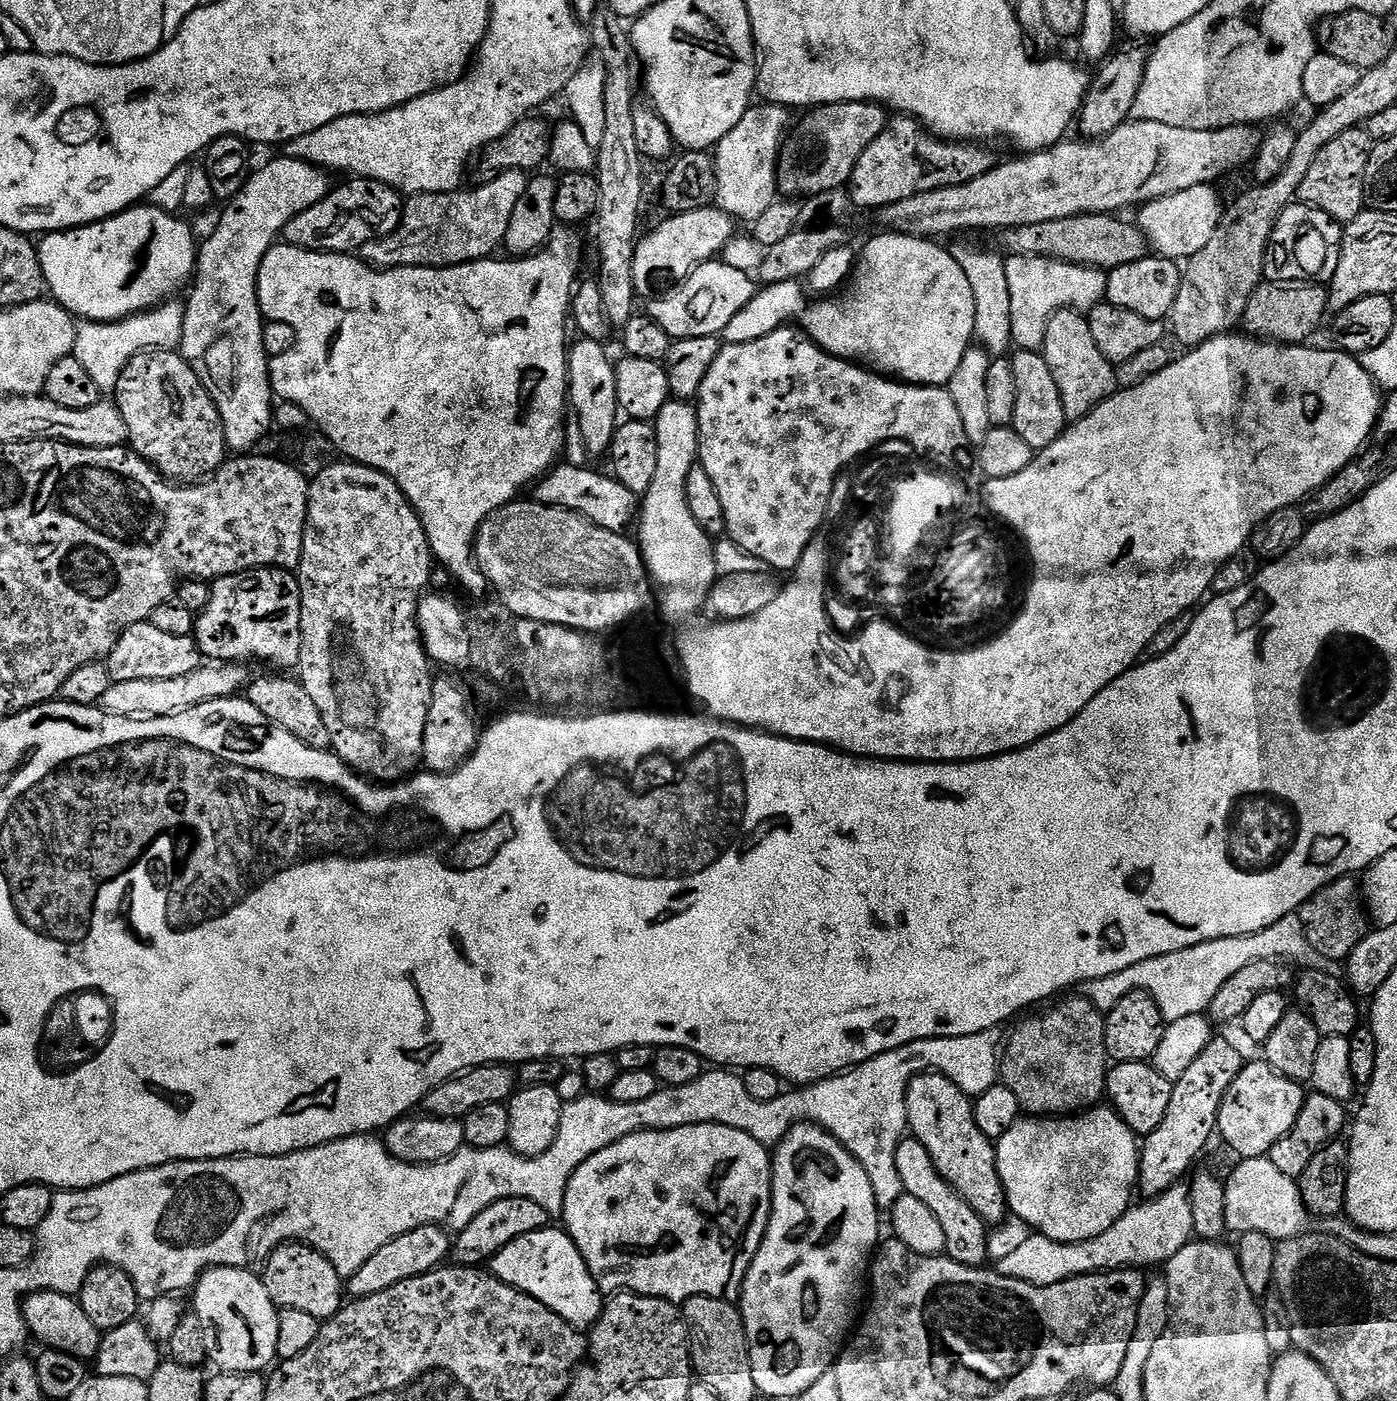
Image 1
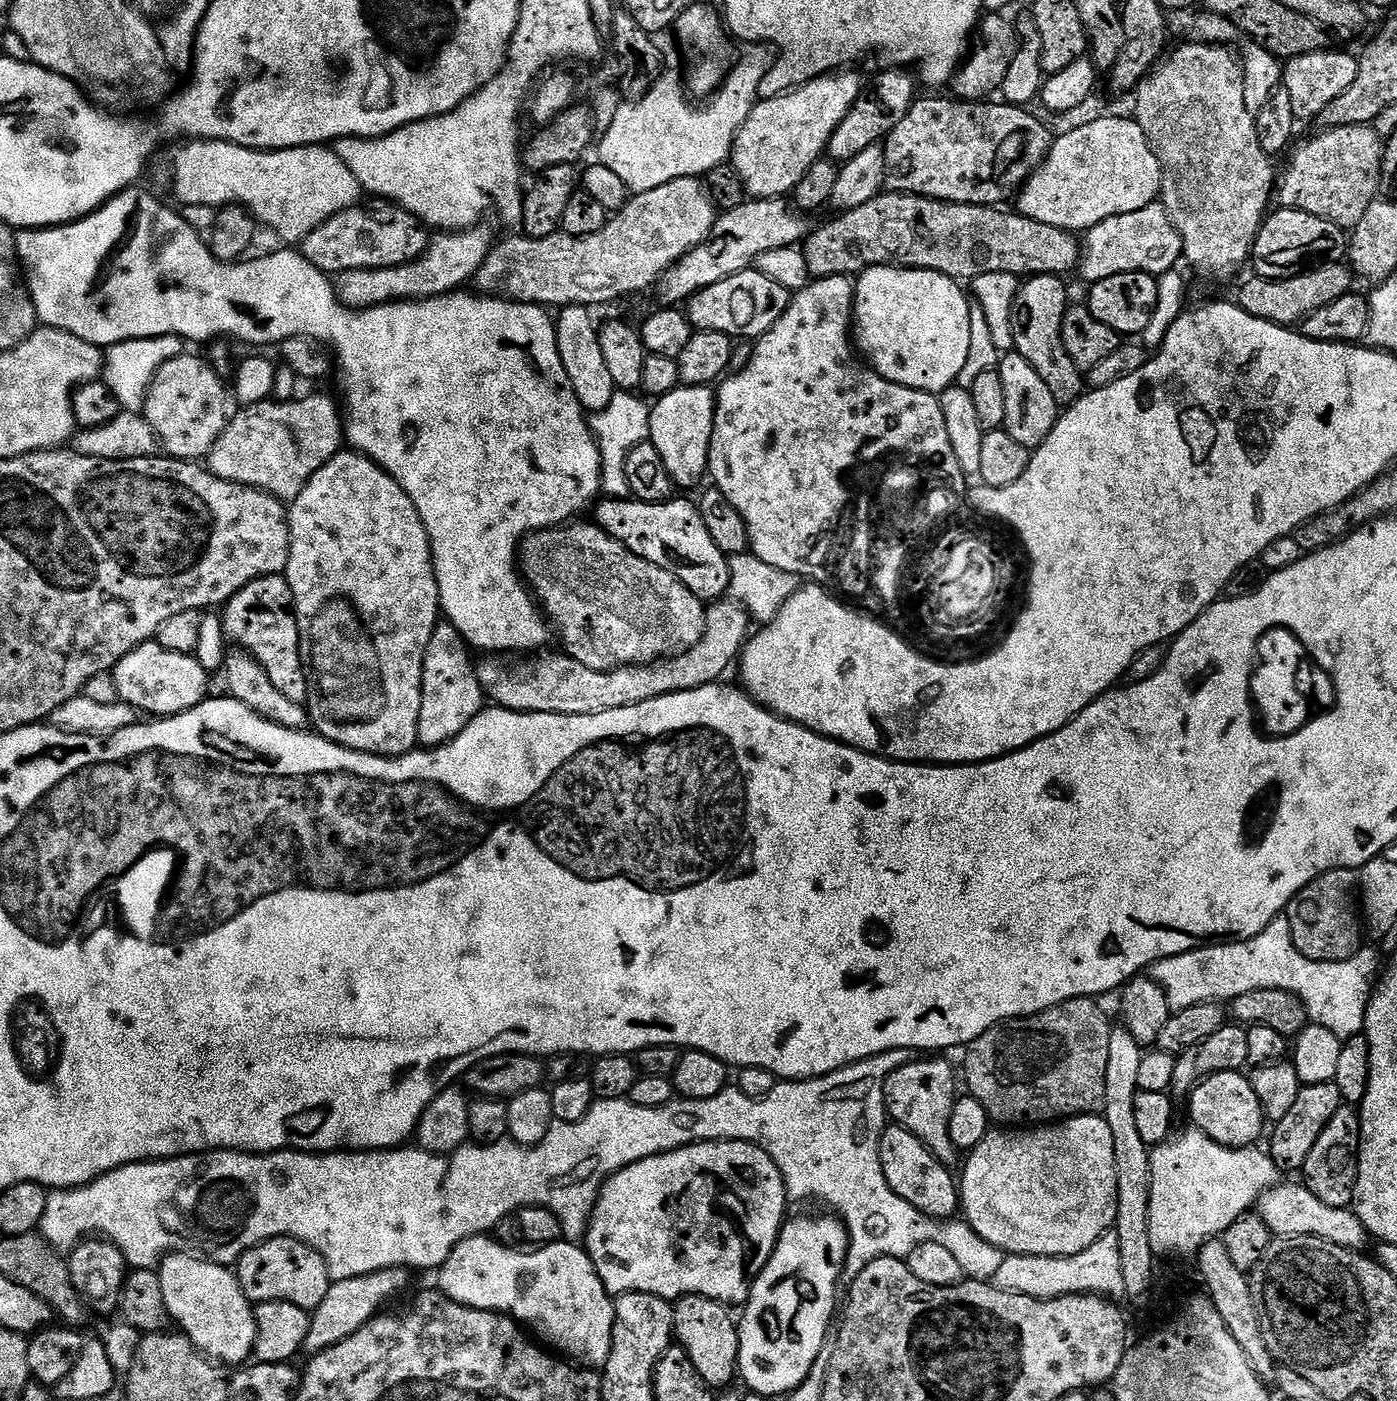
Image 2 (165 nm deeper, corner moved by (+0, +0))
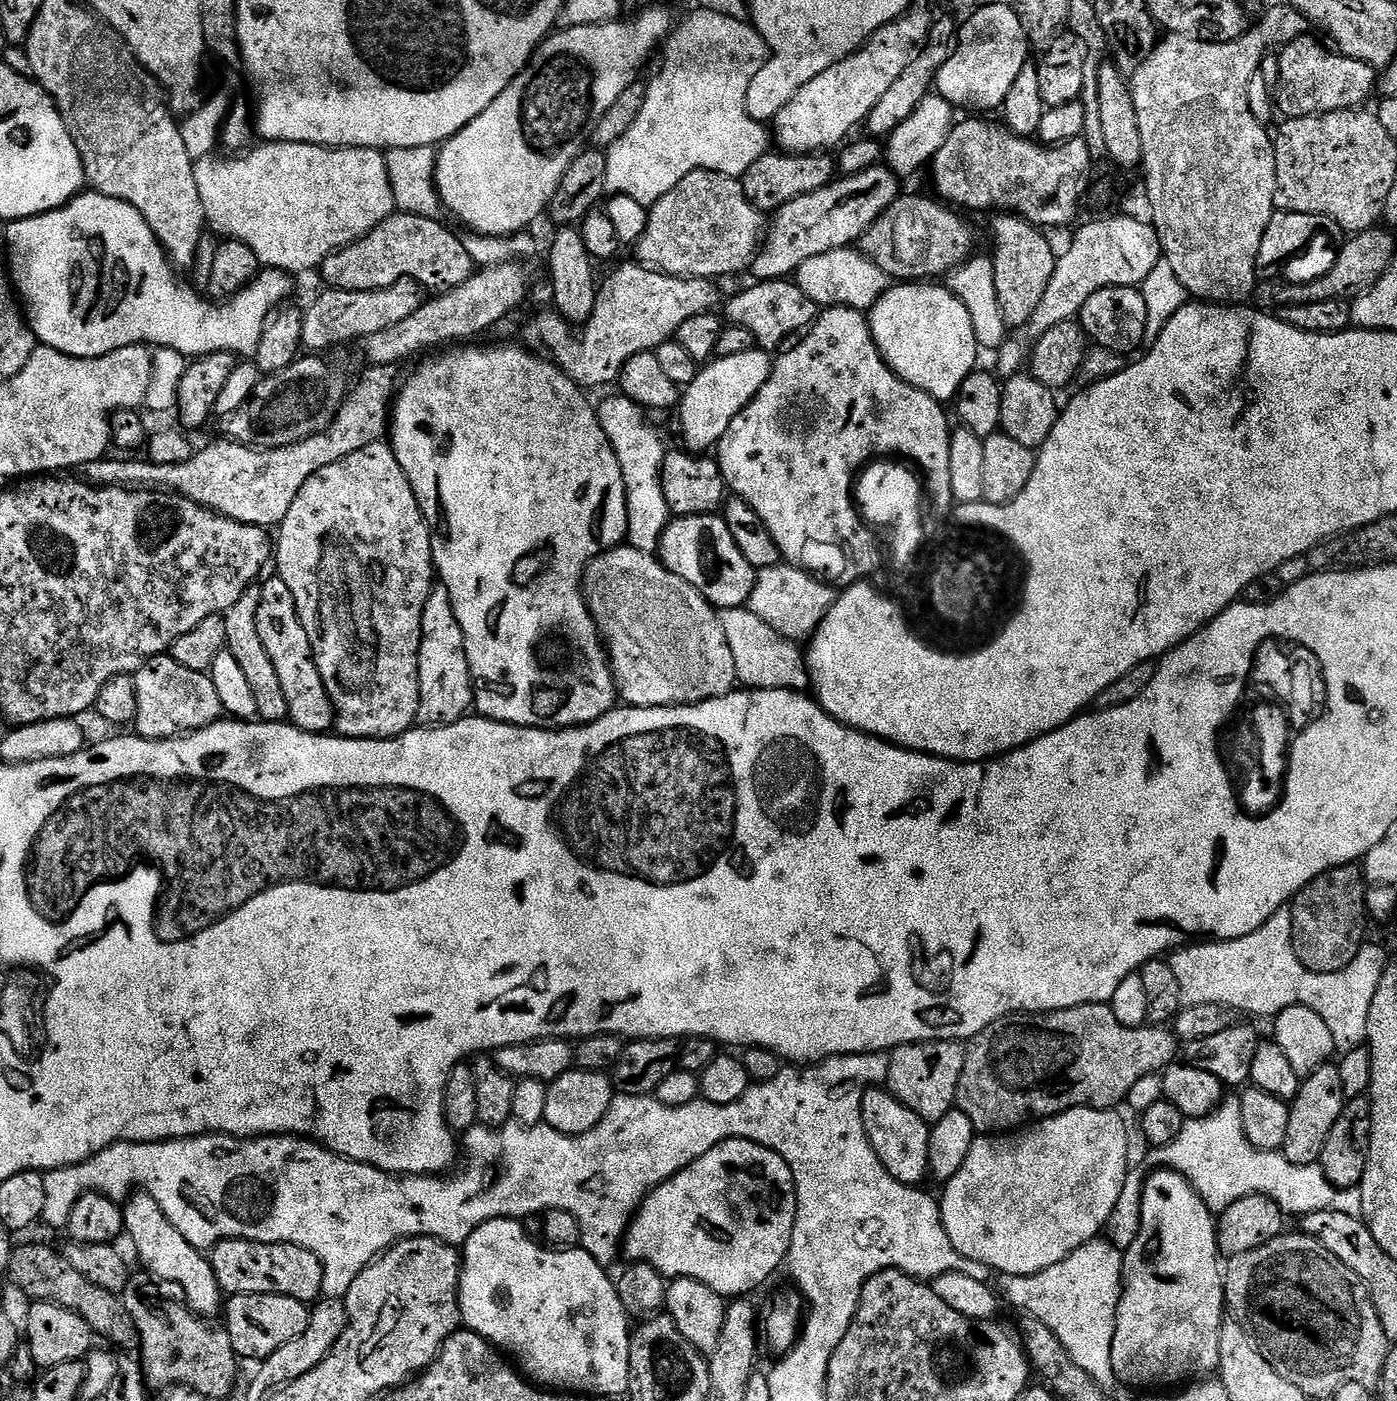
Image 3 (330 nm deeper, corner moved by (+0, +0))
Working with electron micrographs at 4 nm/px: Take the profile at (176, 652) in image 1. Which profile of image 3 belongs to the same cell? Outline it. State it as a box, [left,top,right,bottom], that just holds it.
[134,654,225,740]

